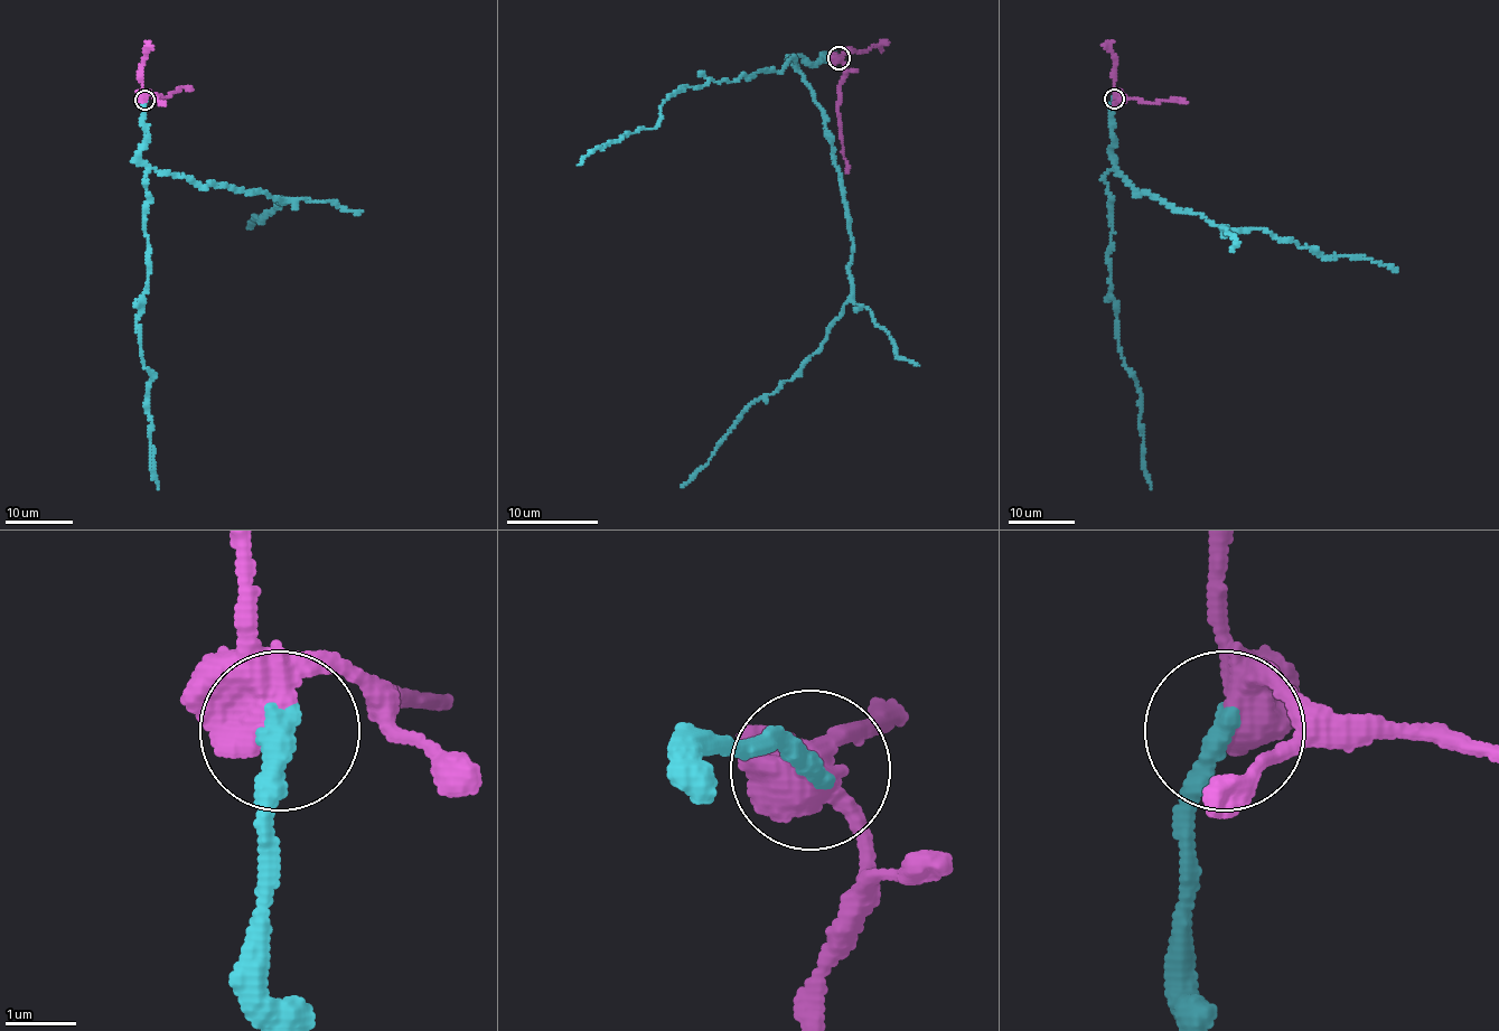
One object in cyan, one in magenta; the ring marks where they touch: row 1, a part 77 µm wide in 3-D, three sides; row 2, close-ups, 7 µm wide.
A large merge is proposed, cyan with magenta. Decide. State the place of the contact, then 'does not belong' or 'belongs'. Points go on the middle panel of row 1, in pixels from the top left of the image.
place (839, 57); does not belong

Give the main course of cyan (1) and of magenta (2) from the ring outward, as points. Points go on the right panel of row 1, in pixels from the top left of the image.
1: (1115, 97), (1111, 155), (1139, 193), (1212, 224), (1265, 230), (1323, 258), (1365, 258), (1398, 272)
2: (1115, 97), (1118, 93), (1144, 101), (1179, 99), (1186, 103)

